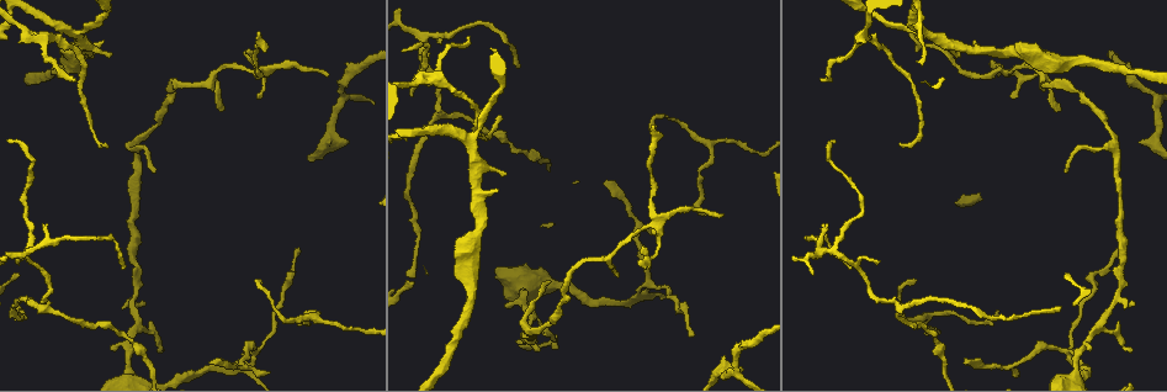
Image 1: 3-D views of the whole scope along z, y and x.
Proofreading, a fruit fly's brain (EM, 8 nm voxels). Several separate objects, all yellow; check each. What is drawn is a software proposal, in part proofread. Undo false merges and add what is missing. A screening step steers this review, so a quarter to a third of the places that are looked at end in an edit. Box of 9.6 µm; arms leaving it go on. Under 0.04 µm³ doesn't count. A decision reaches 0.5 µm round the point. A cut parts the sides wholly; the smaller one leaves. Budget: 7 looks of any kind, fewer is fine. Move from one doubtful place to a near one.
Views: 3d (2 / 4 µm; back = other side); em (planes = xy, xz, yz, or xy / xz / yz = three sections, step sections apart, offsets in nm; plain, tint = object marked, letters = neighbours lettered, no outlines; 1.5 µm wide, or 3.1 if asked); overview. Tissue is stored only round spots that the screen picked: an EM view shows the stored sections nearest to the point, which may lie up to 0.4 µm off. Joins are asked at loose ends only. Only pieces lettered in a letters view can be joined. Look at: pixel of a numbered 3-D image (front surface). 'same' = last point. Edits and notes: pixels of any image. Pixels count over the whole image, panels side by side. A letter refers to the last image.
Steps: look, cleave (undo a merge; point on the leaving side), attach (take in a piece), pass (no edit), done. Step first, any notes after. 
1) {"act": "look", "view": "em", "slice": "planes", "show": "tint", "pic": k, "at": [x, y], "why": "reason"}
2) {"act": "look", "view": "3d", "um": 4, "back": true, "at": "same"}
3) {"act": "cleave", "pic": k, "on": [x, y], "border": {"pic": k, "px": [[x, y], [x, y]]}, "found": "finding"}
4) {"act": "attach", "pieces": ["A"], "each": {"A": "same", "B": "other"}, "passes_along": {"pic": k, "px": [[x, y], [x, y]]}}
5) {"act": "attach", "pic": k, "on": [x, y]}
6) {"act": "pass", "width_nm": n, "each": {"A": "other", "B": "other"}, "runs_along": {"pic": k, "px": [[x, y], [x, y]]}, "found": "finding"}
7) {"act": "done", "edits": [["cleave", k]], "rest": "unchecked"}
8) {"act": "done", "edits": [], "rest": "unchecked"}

{"act": "look", "view": "em", "slice": "yz", "step": 8, "show": "letters", "pic": 1, "at": [1125, 308], "why": "thin end"}

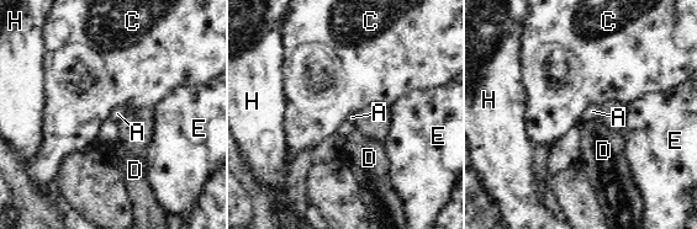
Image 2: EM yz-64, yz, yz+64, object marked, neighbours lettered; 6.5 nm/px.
{"act": "look", "view": "em", "slice": "planes", "show": "letters", "at": "same"}

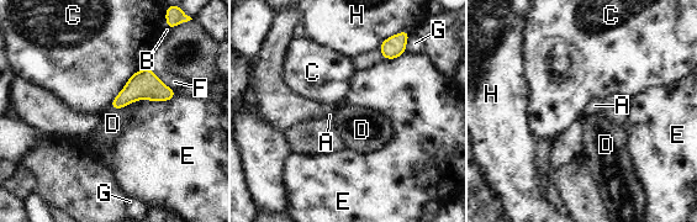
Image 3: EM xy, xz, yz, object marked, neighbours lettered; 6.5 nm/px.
{"act": "pass", "each": {"A": "other", "B": "other", "C": "other", "D": "other", "E": "other", "F": "other", "G": "other", "H": "other"}, "border": {"pic": 3, "px": [[149, 100], [135, 100], [110, 110]]}, "found": "no lettered piece goes on from it"}

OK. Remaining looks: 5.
{"act": "look", "view": "3d", "um": 4, "pic": 1, "at": [964, 361], "why": "an open end"}

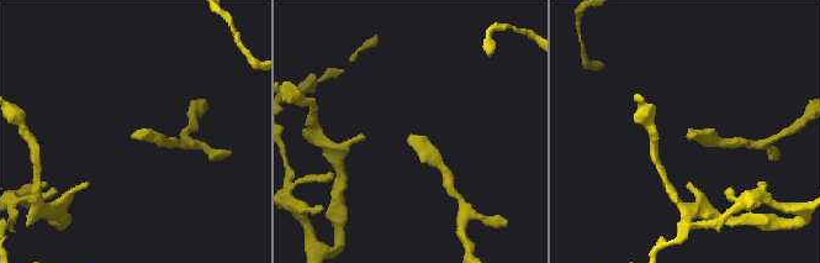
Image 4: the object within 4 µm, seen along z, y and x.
{"act": "look", "view": "em", "slice": "yz", "step": 8, "show": "letters", "pic": 4, "at": [131, 135]}

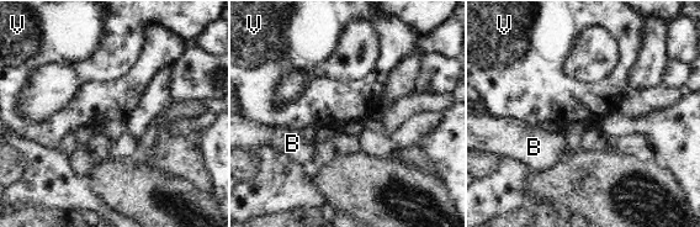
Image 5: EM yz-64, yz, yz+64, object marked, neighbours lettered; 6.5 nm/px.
{"act": "look", "view": "em", "slice": "planes", "show": "letters", "at": "same", "why": "cut it another way"}

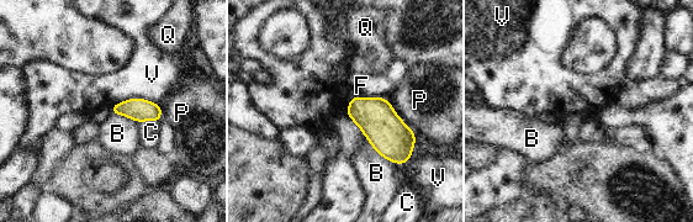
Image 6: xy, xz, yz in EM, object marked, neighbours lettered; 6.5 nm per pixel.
{"act": "pass", "each": {"B": "other", "C": "other", "F": "other", "P": "other", "Q": "other", "V": "other"}, "found": "none of them fits"}

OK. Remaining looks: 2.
{"act": "look", "view": "3d", "um": 2, "pic": 1, "at": [1154, 96], "why": "three-way junction"}

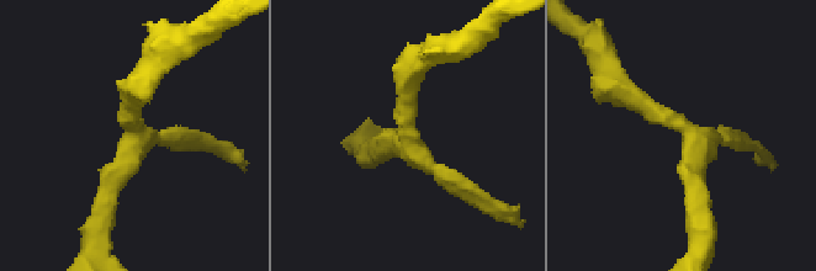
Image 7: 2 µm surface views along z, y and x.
{"act": "look", "view": "em", "slice": "planes", "show": "letters", "pic": 7, "at": [134, 143], "arms": 3}

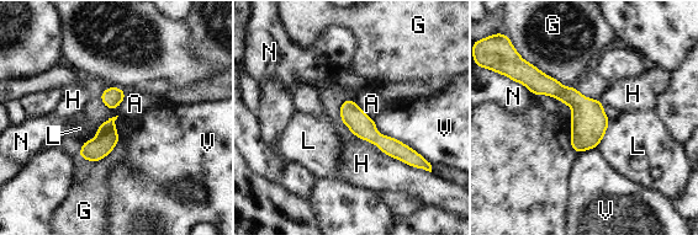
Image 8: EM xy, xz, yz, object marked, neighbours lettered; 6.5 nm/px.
{"act": "pass", "each": {"A": "other", "G": "other", "H": "other", "L": "other", "N": "other", "V": "other"}, "runs_along": {"pic": 8, "px": [[525, 80], [567, 96], [595, 144]]}, "found": "all the same cell"}

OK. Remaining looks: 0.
{"act": "done", "edits": [], "rest": "unchecked"}

